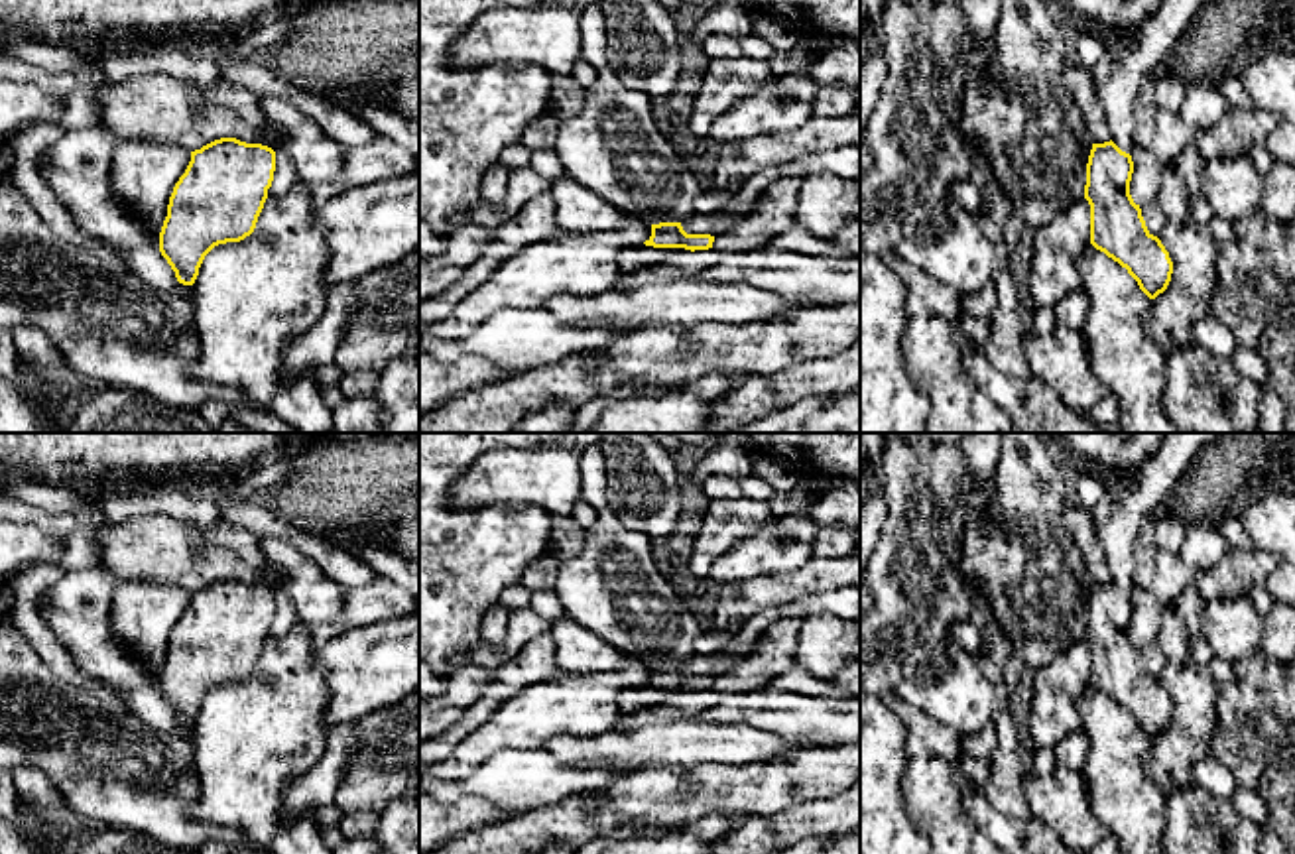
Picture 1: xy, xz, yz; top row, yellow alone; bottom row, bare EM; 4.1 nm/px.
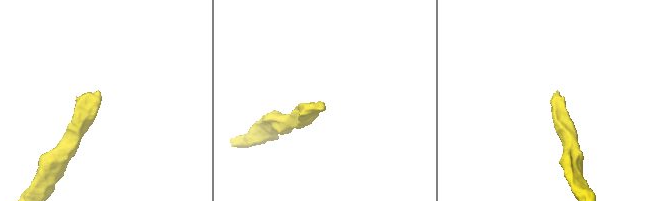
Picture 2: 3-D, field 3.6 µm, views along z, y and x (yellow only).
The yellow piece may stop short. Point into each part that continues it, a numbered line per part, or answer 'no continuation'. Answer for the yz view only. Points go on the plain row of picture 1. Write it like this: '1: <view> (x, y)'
1: yz (1146, 488)

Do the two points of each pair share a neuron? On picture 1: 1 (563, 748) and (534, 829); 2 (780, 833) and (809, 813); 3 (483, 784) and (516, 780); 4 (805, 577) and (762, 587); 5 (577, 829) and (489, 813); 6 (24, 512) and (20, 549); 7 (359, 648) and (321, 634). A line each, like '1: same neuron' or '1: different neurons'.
1: different neurons
2: same neuron
3: same neuron
4: same neuron
5: different neurons
6: different neurons
7: different neurons

